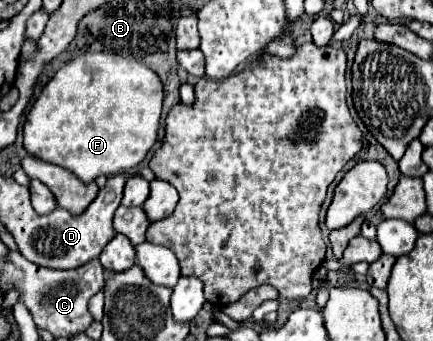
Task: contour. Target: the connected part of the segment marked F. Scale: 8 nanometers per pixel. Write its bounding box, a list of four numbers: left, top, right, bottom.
[23,53,163,183]

